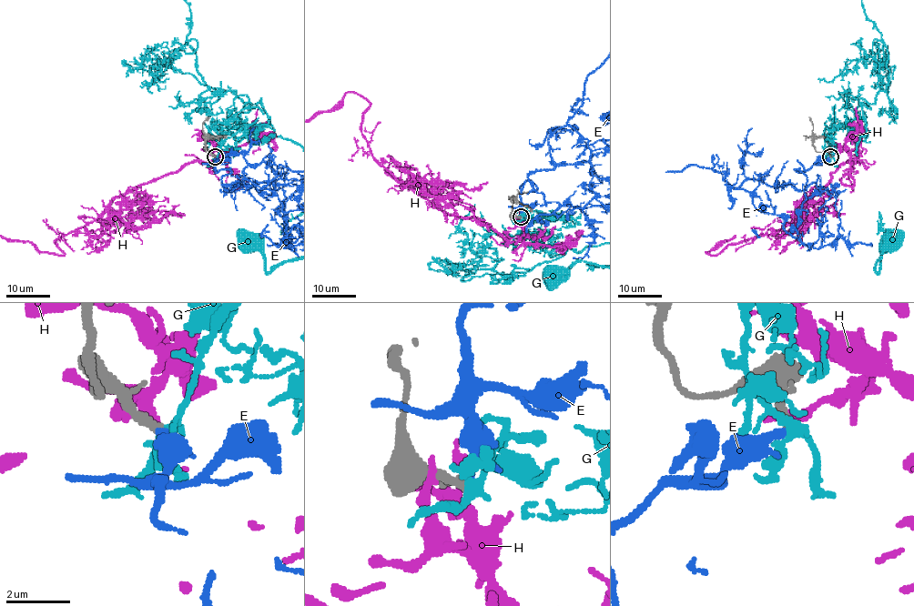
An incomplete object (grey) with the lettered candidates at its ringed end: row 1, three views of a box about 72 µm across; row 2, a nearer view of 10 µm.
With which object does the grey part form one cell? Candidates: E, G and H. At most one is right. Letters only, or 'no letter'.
E

